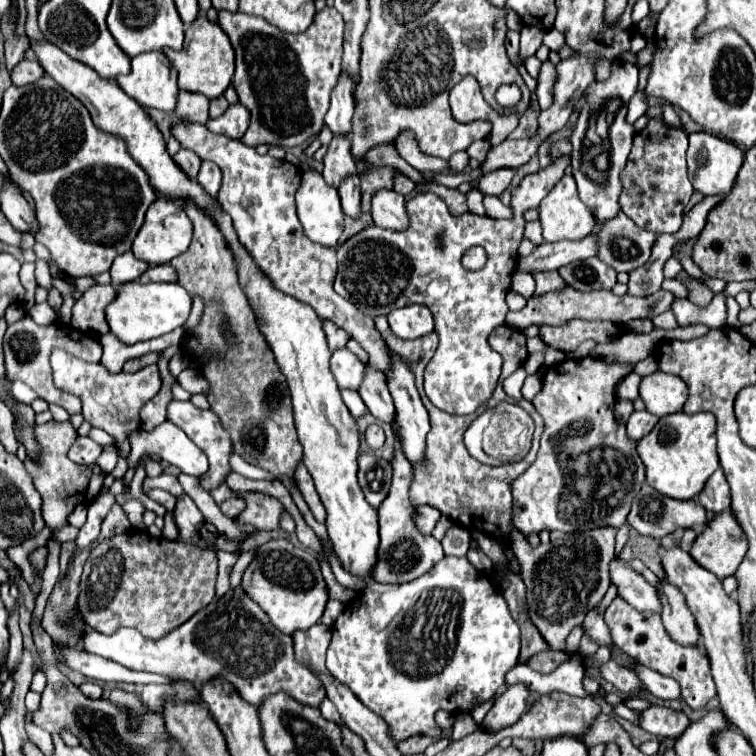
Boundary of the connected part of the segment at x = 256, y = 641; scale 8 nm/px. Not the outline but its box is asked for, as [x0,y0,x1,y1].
[82,587,326,707]

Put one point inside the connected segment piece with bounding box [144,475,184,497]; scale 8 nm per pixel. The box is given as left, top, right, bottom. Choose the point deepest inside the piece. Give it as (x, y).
(170, 484)

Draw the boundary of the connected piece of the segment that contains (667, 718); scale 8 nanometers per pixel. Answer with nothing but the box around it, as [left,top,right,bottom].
[642,705,690,737]

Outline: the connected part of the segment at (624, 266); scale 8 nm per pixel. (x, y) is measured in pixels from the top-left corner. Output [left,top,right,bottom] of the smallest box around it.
[594,213,656,273]

